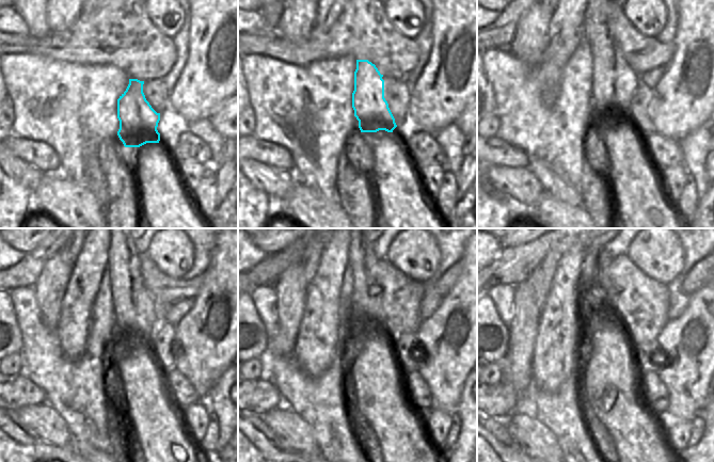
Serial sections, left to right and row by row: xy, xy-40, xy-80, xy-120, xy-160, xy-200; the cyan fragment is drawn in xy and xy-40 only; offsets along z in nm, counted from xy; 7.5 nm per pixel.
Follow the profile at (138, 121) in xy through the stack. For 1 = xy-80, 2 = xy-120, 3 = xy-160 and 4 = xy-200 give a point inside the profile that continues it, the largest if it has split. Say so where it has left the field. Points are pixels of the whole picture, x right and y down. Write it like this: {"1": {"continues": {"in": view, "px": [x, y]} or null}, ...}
{"1": {"continues": {"in": "xy-80", "px": [607, 102]}}, "2": {"continues": {"in": "xy-120", "px": [123, 264]}}, "3": {"continues": {"in": "xy-160", "px": [362, 259]}}, "4": {"continues": {"in": "xy-200", "px": [603, 291]}}}

